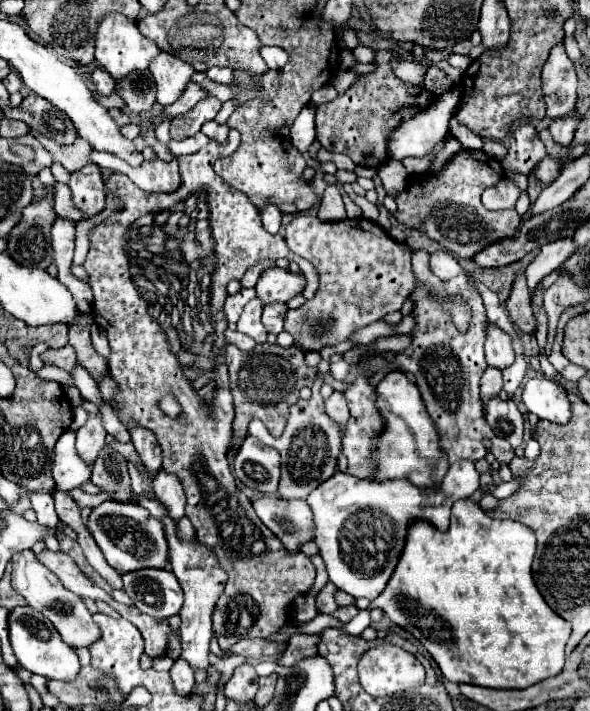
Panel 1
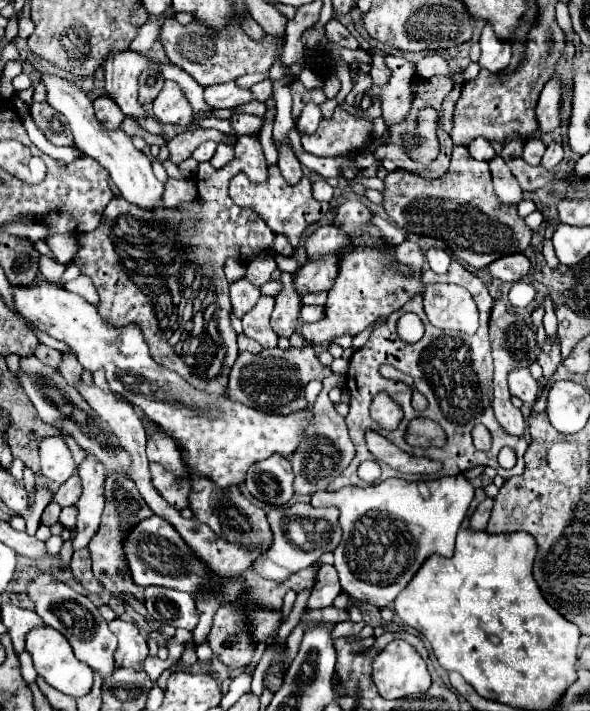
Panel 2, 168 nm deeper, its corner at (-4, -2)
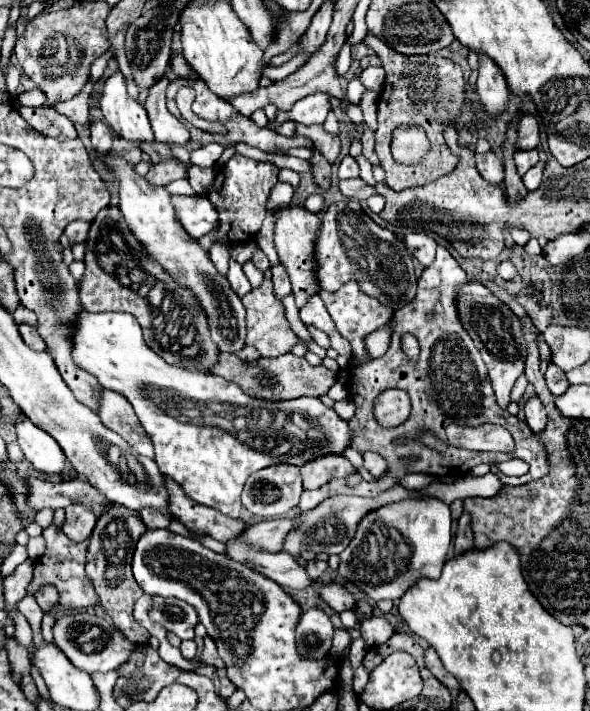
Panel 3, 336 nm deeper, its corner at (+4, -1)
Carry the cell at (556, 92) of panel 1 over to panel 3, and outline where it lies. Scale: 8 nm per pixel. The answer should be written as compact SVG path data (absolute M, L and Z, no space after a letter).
M525 113L519 123L517 149L535 149L539 145L539 125L531 113Z

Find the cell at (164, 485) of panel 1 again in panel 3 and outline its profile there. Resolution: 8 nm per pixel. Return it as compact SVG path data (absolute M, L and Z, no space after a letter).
M103 391L105 397L101 397L101 421L103 425L109 425L115 433L119 433L139 455L145 455L149 459L155 457L153 443L149 441L149 435L141 427L131 403L113 391Z

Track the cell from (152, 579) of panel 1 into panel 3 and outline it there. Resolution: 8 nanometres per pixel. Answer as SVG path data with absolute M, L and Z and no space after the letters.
M153 597L153 607L149 609L149 619L173 631L179 639L193 639L193 629L199 623L197 611L181 599L173 597Z

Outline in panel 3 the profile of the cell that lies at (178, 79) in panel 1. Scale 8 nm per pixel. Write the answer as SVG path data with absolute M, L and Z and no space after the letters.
M161 77L153 85L153 89L149 89L145 109L149 113L149 121L151 121L151 127L153 127L153 133L155 133L157 141L185 145L189 141L189 131L175 115L169 113L169 109L165 105L167 87L169 87L169 79Z

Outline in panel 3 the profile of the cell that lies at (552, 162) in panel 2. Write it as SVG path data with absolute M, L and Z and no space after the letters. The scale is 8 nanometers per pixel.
M539 161L537 165L533 165L533 167L523 175L523 183L525 183L525 187L527 187L529 191L531 191L531 189L537 189L537 187L541 185L543 167L545 167L545 163L543 163L543 161Z

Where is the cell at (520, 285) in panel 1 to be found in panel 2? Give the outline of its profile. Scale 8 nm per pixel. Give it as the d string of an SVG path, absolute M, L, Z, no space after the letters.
M549 340L545 342L545 346L541 348L541 354L537 356L537 362L541 364L543 368L543 378L545 380L551 380L553 374L557 372L557 366L561 364L561 352L559 352L559 346L557 344L551 344Z

